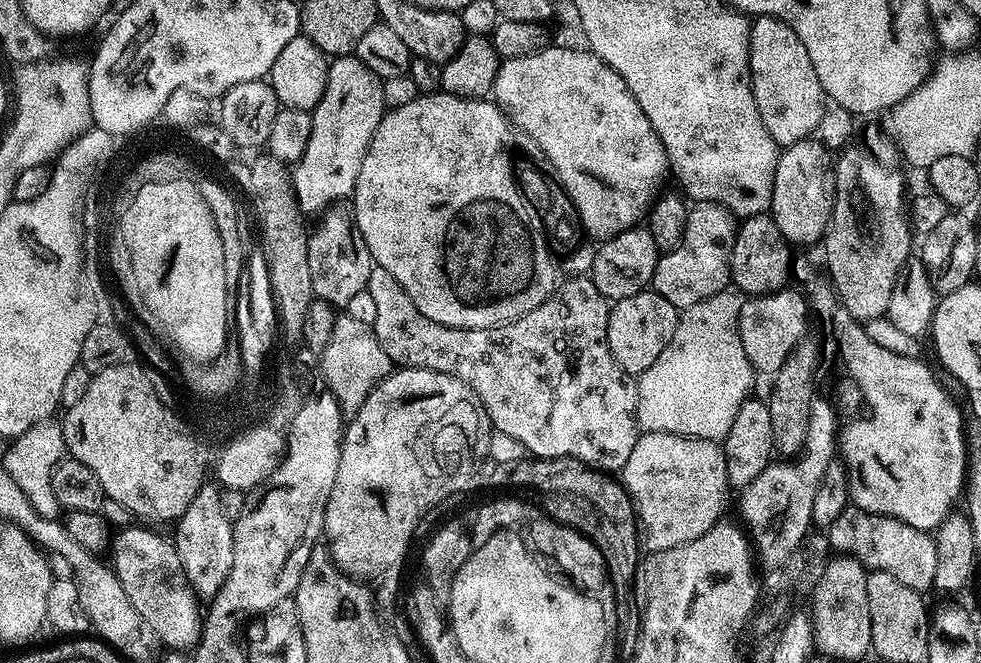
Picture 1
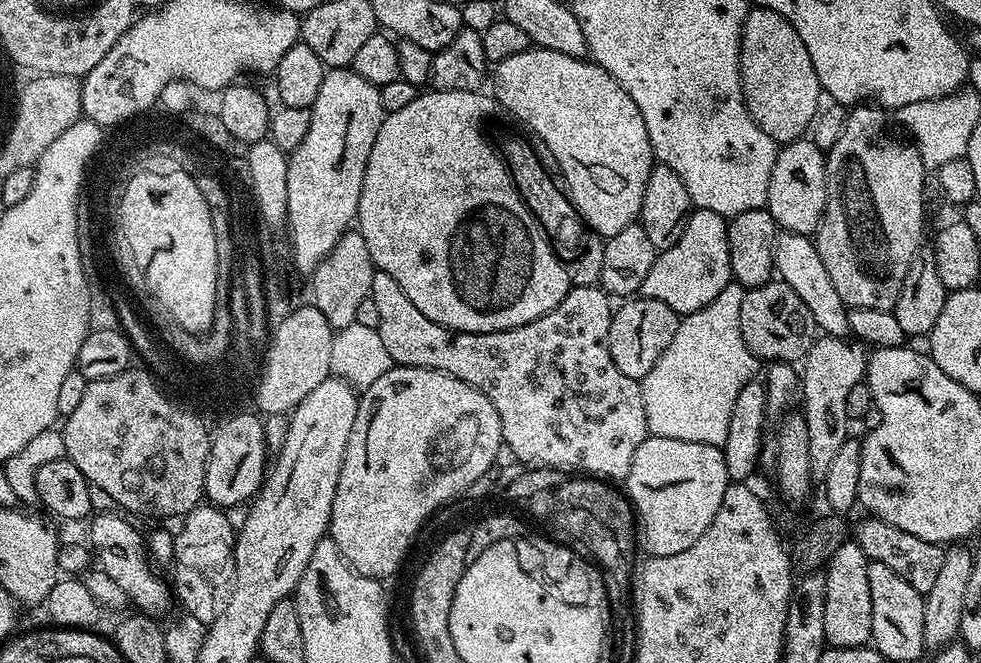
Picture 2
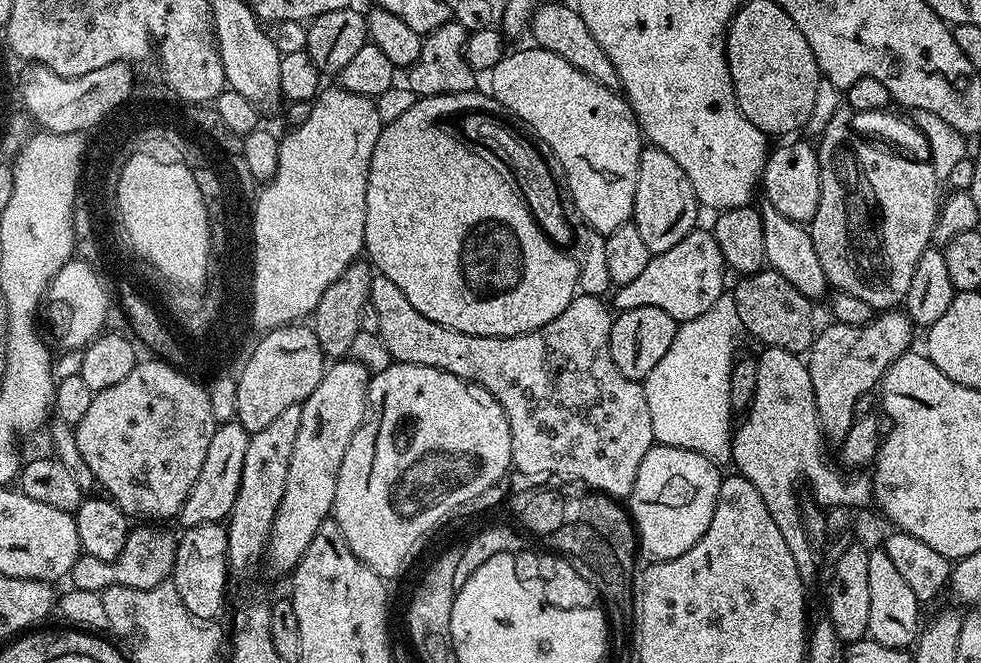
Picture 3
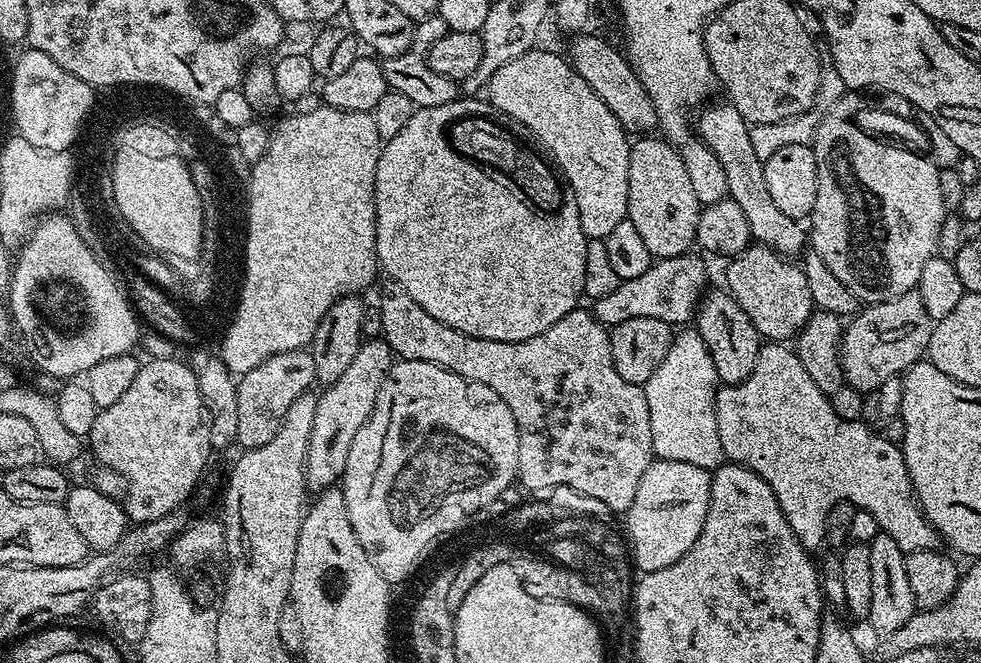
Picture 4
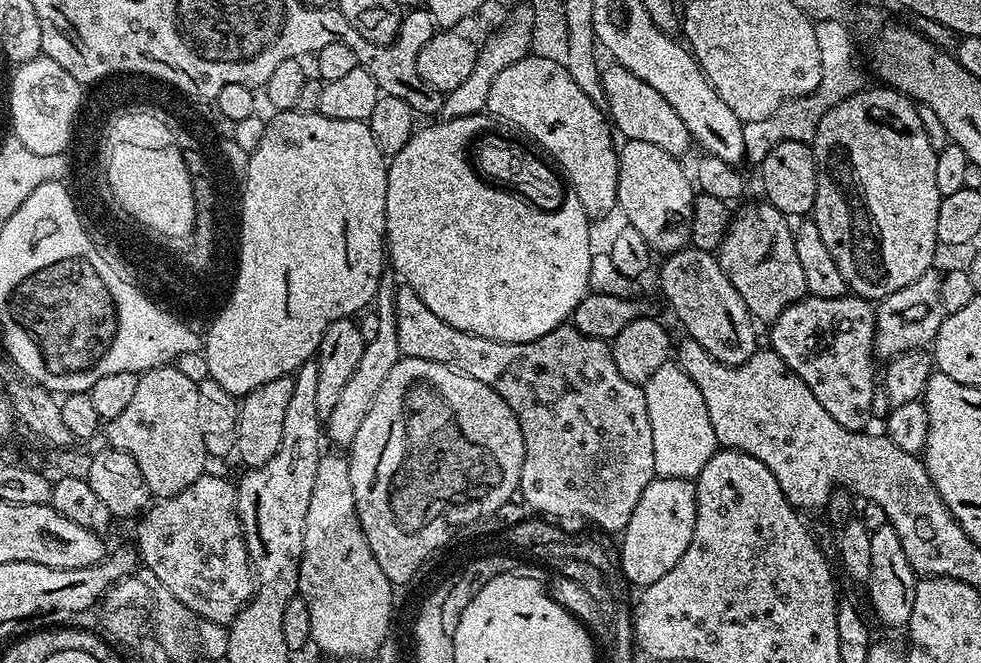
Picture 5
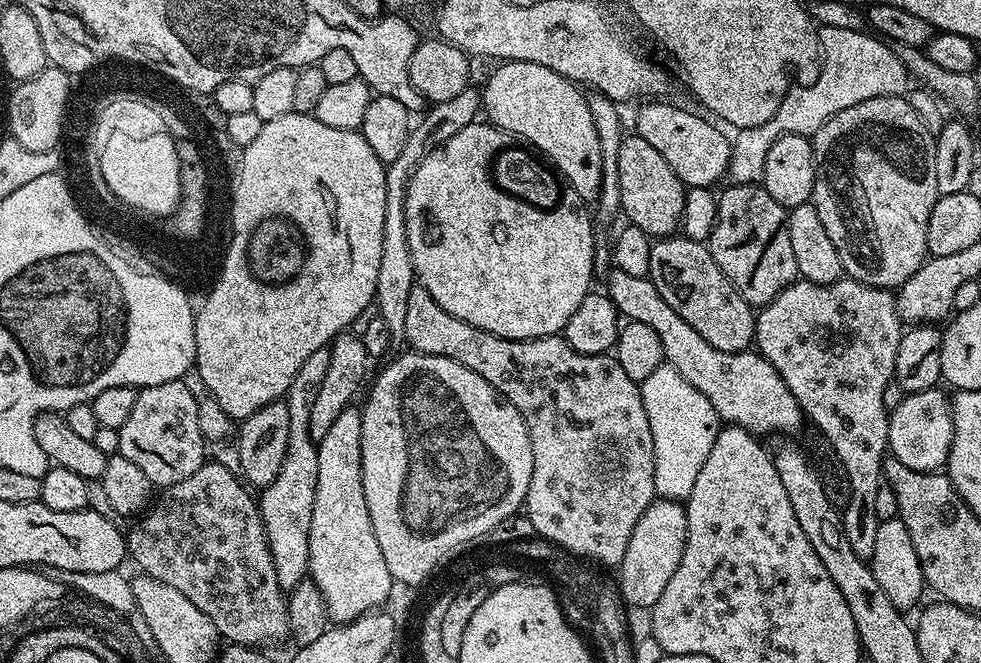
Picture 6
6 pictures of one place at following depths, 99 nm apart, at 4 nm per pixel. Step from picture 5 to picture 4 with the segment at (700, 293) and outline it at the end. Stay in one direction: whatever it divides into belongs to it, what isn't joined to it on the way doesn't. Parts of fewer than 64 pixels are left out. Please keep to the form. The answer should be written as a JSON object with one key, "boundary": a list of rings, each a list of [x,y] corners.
{"boundary":[[[709,291],[701,299],[694,317],[694,331],[706,342],[706,350],[710,350],[710,358],[714,358],[716,379],[721,385],[741,384],[754,374],[754,362],[758,362],[758,354],[762,347],[762,338],[758,330],[754,330],[754,322],[746,318],[746,310],[738,306],[731,292]]]}

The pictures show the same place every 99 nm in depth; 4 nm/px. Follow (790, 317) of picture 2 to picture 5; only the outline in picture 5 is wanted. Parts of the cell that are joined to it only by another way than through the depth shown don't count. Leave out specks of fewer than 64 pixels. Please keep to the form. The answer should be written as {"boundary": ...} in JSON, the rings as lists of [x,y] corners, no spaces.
{"boundary":[[[748,204],[740,213],[731,217],[728,233],[718,249],[718,259],[726,278],[742,294],[742,302],[750,310],[753,320],[771,322],[776,320],[782,310],[786,310],[794,302],[803,300],[808,295],[806,277],[802,275],[802,266],[798,262],[798,253],[794,251],[794,228],[789,217],[783,216],[772,204]]]}

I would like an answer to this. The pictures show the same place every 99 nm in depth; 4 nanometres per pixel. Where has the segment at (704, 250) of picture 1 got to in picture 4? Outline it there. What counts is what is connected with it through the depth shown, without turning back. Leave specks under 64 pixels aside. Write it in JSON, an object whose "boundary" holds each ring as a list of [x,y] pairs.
{"boundary":[[[692,255],[656,260],[648,267],[646,274],[621,280],[620,285],[611,294],[595,300],[590,311],[596,315],[598,322],[605,326],[615,326],[630,318],[658,318],[673,326],[687,325],[684,323],[687,320],[689,323],[696,315],[696,309],[706,292],[704,283],[708,280],[708,272],[704,269],[703,262]]]}

